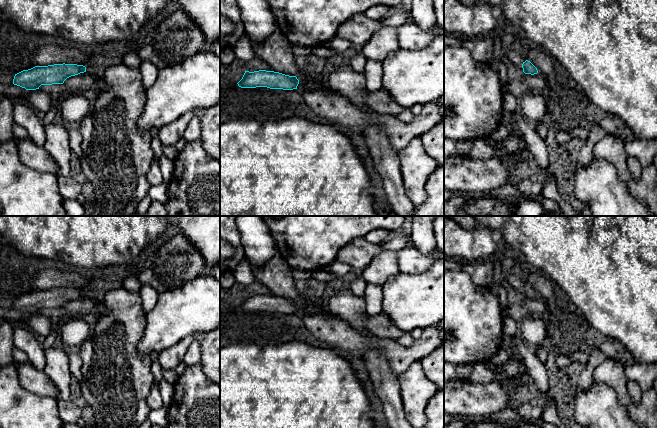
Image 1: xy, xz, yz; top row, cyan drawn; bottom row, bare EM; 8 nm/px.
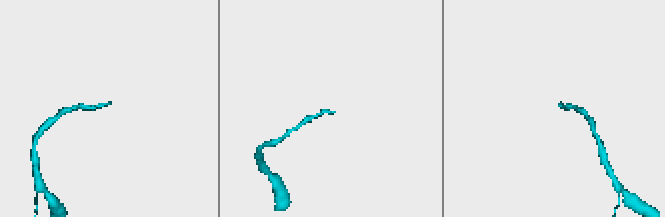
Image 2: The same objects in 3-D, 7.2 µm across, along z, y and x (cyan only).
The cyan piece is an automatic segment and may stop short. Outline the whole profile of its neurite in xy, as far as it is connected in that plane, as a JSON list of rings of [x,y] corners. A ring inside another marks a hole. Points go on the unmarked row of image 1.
[[[77,288],[35,290],[15,298],[13,308],[26,314],[36,314],[41,309],[63,308],[67,302],[84,296],[86,291]]]

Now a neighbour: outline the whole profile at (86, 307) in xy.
[[[89,296],[71,300],[63,308],[72,316],[79,316],[93,321],[107,311],[103,301],[95,301]]]

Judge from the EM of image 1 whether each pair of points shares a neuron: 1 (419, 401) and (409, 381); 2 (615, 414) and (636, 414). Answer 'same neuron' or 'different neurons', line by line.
1: same neuron
2: different neurons

